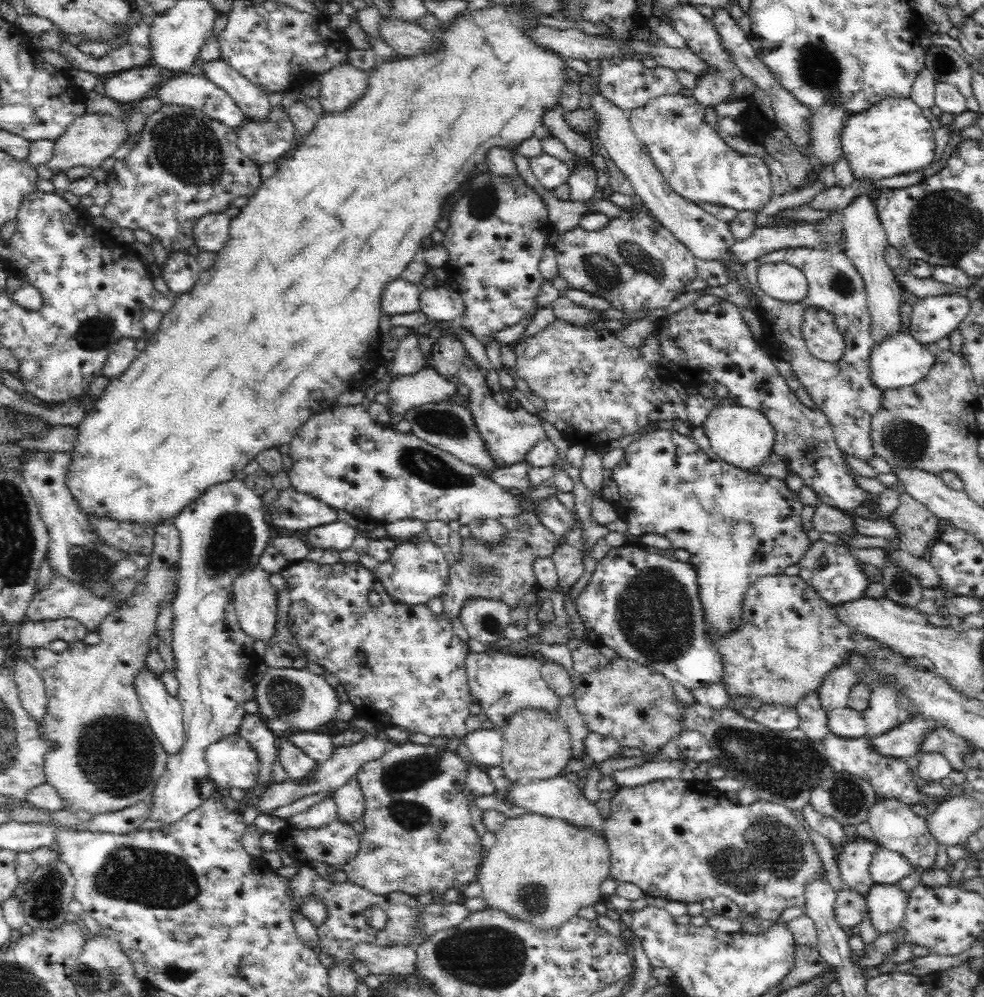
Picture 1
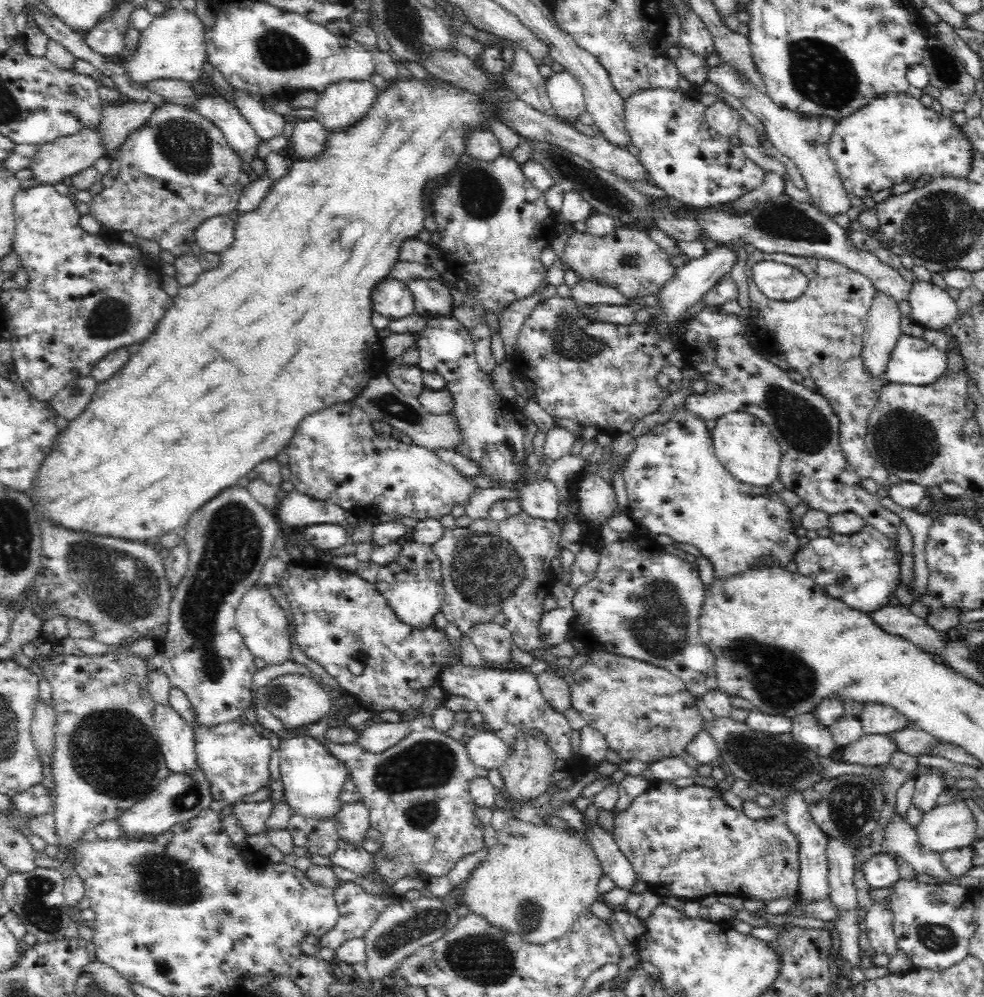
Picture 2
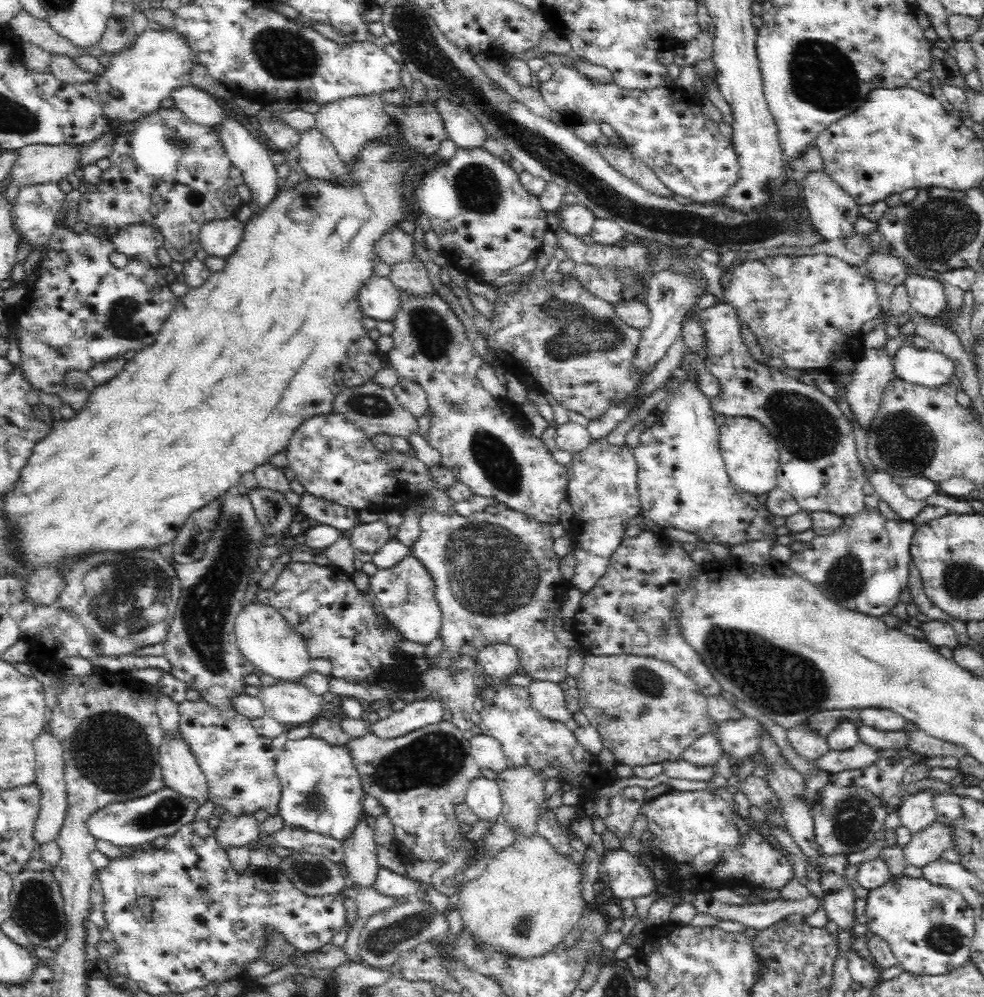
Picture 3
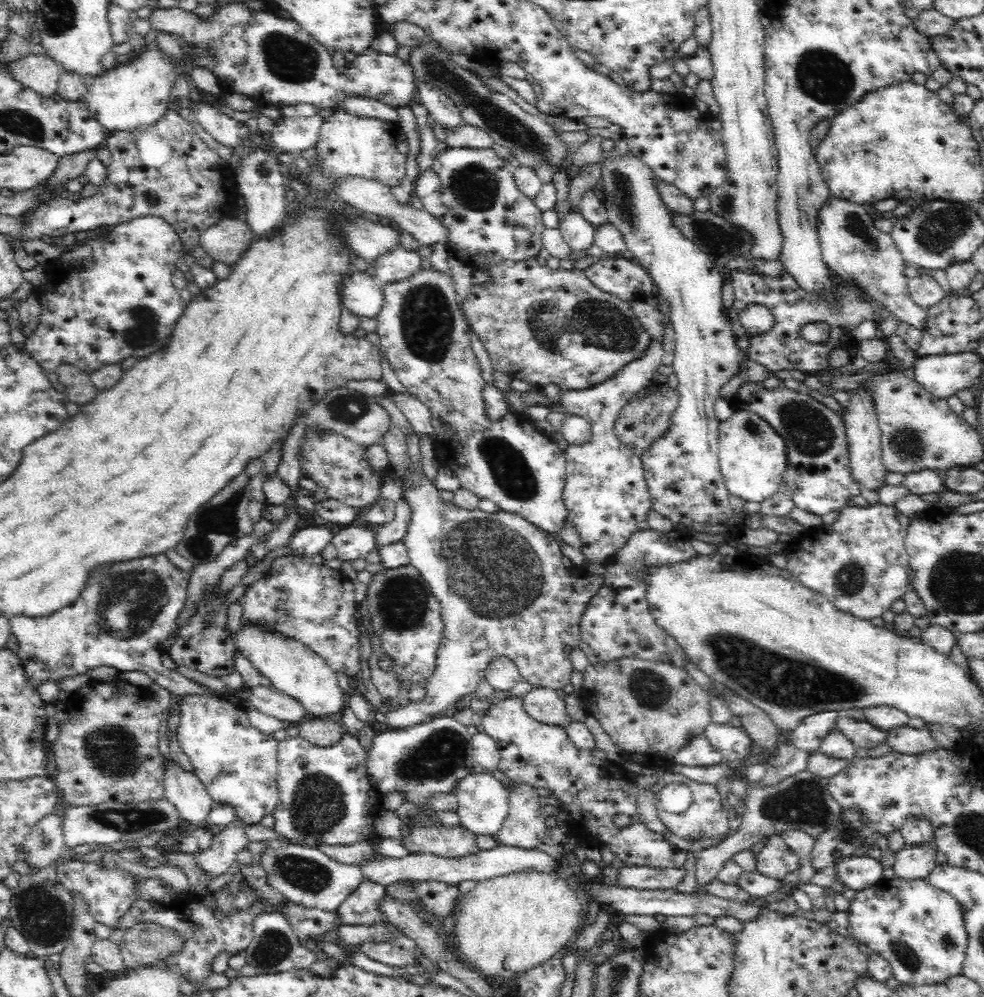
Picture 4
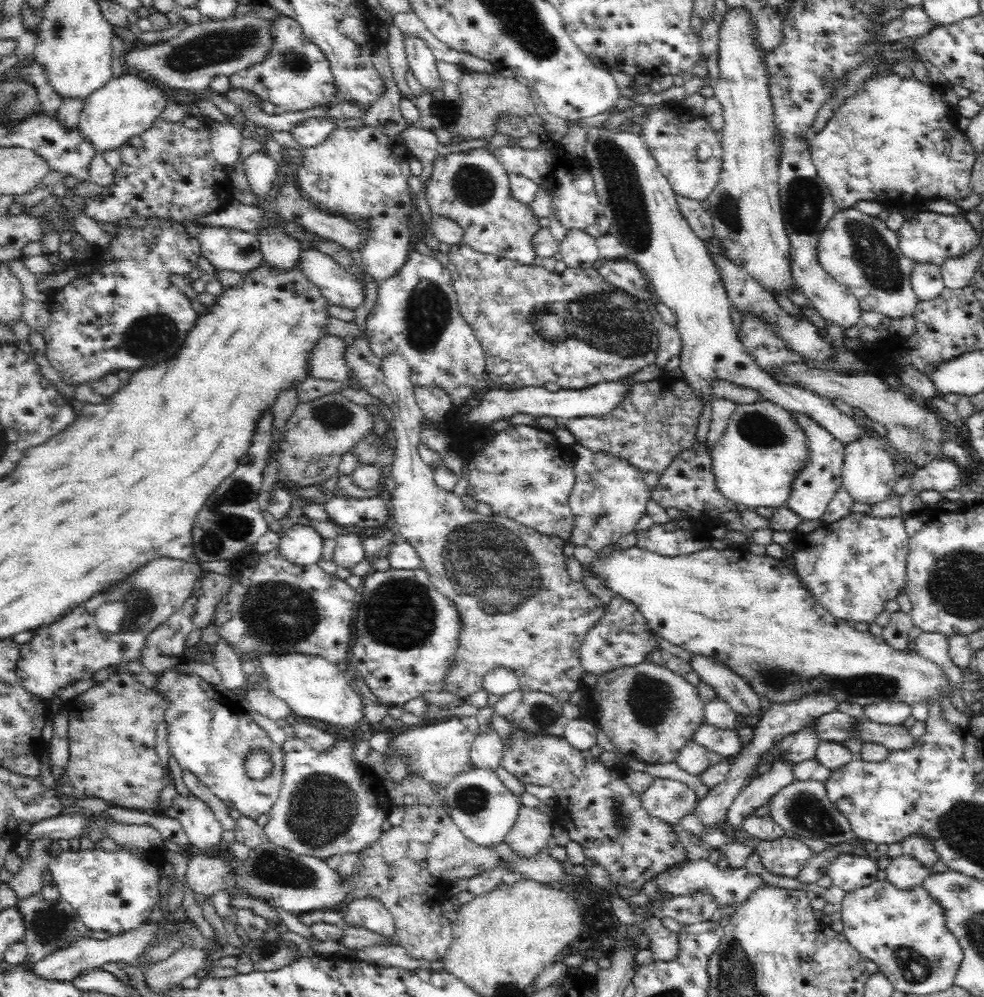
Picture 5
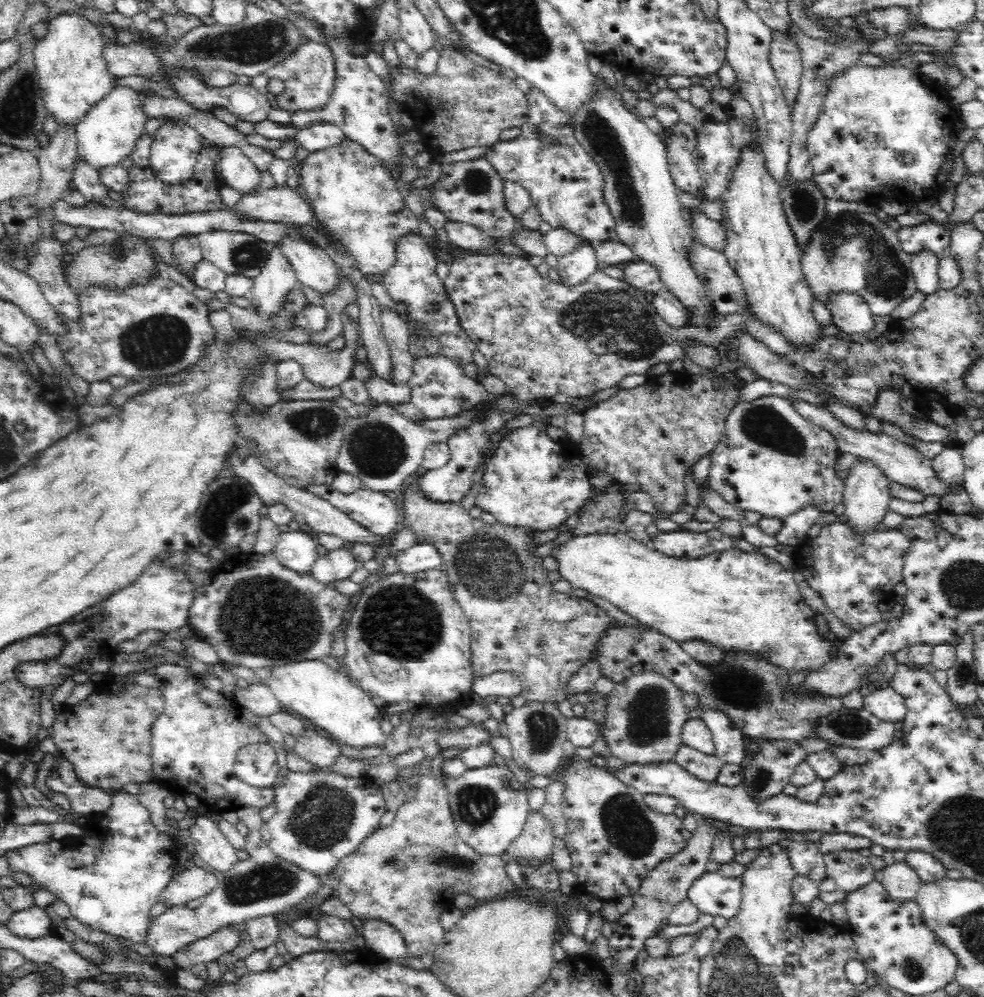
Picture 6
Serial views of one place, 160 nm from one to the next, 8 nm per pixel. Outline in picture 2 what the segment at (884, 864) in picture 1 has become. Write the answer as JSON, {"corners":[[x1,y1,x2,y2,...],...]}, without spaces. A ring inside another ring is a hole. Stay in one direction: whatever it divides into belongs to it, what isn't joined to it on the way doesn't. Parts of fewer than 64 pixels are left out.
{"corners":[[875,853,866,860,862,872,866,877,864,881,870,885,871,890,892,887,900,879,895,860,884,853]]}

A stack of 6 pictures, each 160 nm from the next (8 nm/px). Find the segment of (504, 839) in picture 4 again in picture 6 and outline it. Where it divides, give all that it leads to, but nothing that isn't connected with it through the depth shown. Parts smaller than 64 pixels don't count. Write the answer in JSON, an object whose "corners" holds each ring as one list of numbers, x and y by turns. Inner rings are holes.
{"corners":[[531,811,522,834,508,846,506,852,513,862,540,865,552,856,554,838,556,835,550,821,541,813]]}

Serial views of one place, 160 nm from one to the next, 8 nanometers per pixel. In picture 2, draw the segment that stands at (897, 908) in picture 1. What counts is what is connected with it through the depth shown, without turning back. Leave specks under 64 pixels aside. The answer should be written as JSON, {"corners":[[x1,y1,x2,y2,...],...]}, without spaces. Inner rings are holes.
{"corners":[[873,902,865,918,867,936,874,952,894,957,898,952,897,939,891,925,890,909,884,902]]}

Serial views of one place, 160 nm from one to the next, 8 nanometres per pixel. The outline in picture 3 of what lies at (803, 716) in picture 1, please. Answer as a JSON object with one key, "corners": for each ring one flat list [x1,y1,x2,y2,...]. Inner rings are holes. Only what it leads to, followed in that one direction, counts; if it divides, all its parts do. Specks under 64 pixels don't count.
{"corners":[[807,725,796,726,786,731,786,736,790,748,806,762,814,762,829,751,825,737,814,734]]}

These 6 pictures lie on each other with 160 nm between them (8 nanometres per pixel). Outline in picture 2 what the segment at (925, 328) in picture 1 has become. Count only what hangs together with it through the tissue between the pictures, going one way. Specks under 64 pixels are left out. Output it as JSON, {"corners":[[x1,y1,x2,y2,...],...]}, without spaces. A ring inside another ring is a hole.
{"corners":[[913,281,907,300,914,320,926,329,940,330,958,318,956,301,933,282]]}

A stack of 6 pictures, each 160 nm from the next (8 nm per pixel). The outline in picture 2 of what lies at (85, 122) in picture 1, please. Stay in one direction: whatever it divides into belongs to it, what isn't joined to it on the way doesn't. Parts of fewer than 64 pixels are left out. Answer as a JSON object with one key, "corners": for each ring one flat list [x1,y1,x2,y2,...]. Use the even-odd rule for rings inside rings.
{"corners":[[82,130,73,137,57,138,54,142,35,147,34,156,27,167,34,180,45,185,54,185,92,166,102,156,103,148,97,130]]}

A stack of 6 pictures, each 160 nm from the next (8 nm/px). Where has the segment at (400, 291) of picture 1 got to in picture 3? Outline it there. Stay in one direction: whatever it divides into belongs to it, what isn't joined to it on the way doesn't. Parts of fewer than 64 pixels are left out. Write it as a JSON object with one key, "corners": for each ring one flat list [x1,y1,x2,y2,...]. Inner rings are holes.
{"corners":[[373,274,356,292,358,310,374,320,390,320,400,302,398,290,388,277]]}

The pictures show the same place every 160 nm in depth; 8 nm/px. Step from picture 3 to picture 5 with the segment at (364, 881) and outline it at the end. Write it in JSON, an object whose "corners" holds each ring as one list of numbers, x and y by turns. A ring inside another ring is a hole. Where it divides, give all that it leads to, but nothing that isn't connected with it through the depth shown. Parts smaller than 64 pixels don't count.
{"corners":[[367,899,362,902,354,902,346,907,344,921,348,925,367,928,370,933,382,938,386,946,397,944,396,925,392,915,386,907,378,904,378,901]]}

